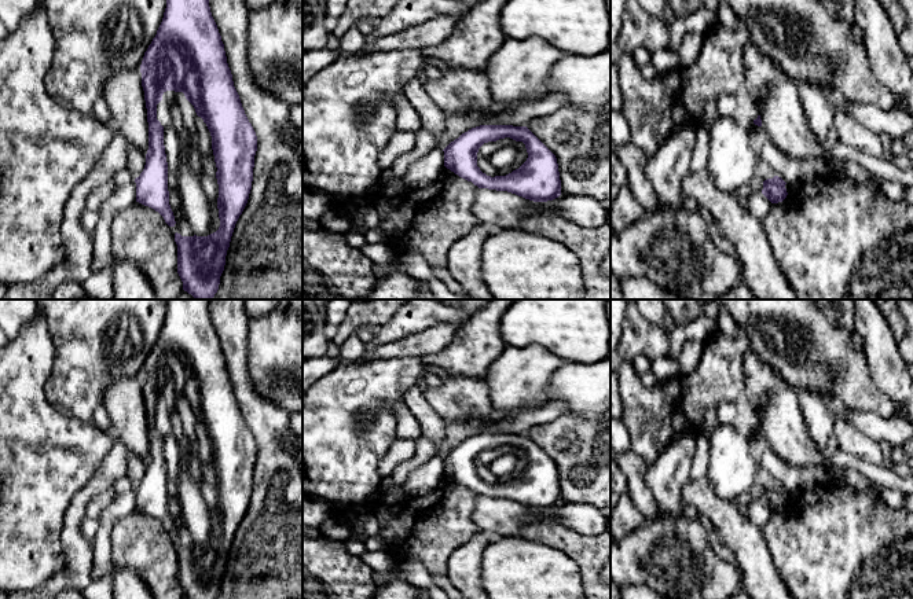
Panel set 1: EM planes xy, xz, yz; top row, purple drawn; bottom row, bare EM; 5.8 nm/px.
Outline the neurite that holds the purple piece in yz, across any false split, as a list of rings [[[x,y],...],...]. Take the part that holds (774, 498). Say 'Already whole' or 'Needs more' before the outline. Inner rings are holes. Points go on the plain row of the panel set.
Already whole. [[[774,484],[773,486],[767,486],[767,488],[763,489],[762,501],[771,511],[782,510],[788,503],[785,492],[786,490],[778,484]]]

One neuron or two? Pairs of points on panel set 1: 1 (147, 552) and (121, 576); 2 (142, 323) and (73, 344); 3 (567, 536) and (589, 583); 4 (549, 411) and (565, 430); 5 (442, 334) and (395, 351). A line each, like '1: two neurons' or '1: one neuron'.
1: two neurons
2: one neuron
3: one neuron
4: two neurons
5: one neuron

